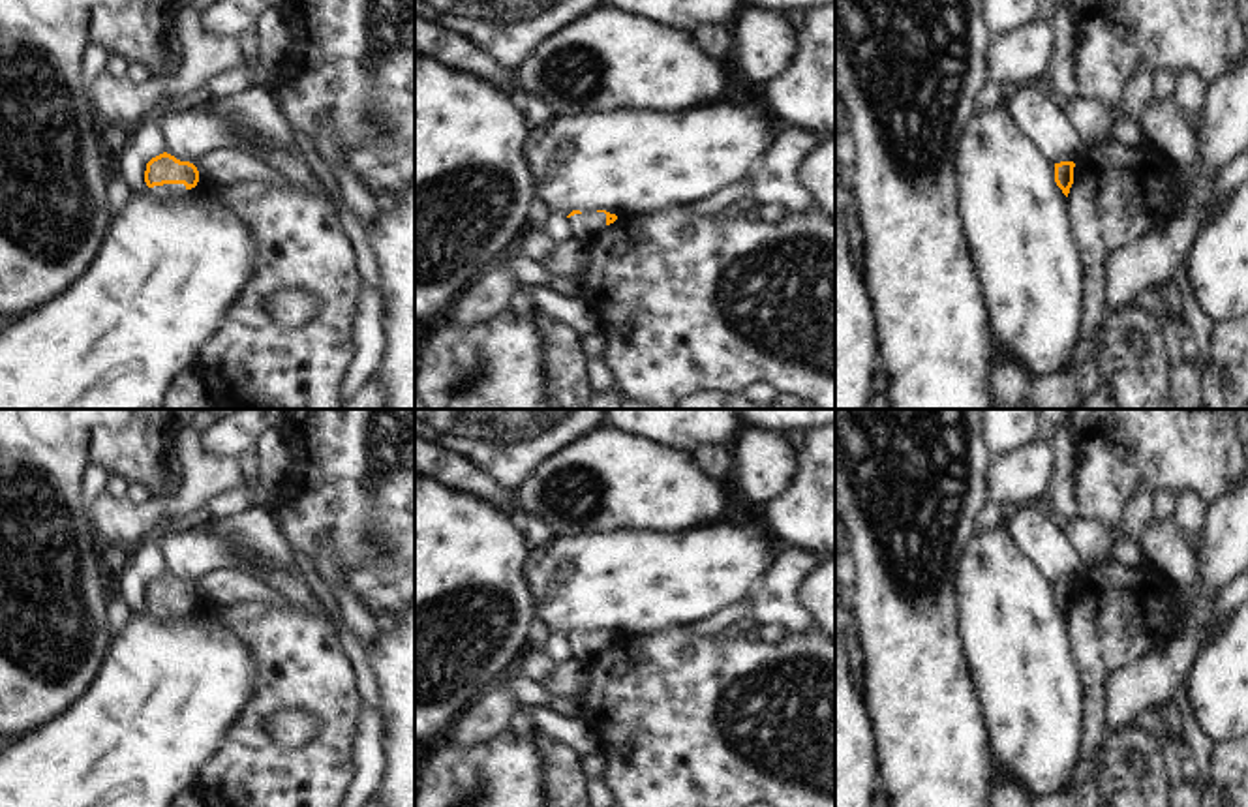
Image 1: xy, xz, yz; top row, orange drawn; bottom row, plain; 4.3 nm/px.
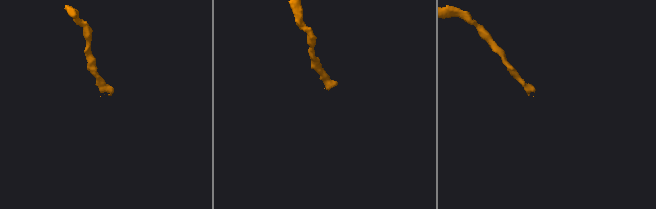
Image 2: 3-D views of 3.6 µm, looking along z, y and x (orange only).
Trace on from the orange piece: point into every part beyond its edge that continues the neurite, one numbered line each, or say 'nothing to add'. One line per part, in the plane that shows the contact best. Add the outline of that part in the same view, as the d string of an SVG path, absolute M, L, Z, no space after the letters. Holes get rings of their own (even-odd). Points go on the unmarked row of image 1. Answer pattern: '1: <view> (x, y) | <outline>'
1: xy (167, 609) | M163 604L163 606L150 608L152 616L184 614L184 612L186 612L184 604Z

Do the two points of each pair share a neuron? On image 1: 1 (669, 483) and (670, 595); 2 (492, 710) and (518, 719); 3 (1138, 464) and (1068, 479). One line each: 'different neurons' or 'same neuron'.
1: different neurons
2: different neurons
3: different neurons

